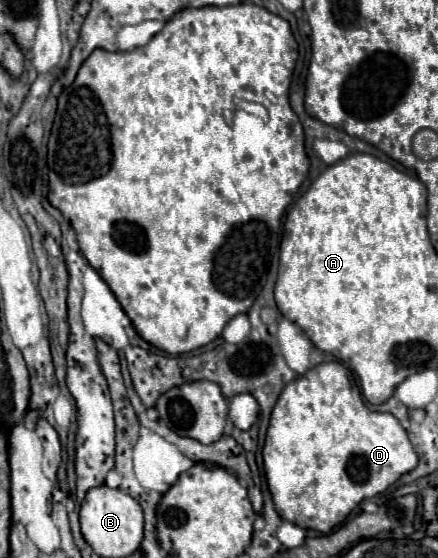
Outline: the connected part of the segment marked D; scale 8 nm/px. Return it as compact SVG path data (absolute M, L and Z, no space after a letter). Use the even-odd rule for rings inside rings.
M337 361L319 363L285 385L271 413L263 459L267 485L281 519L319 533L329 533L333 527L343 523L363 499L371 499L385 491L419 463L401 423L391 413L367 409L359 389L351 385L347 369Z

